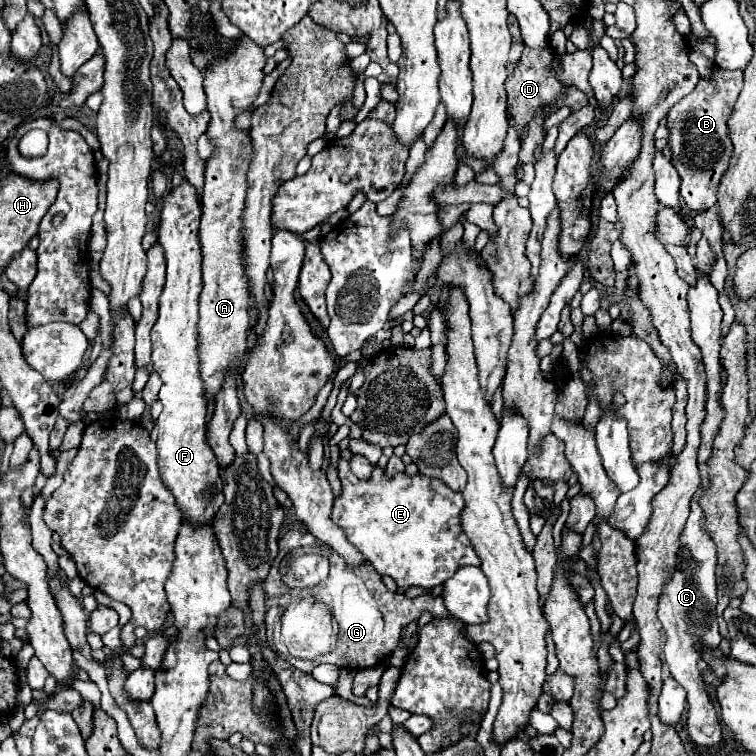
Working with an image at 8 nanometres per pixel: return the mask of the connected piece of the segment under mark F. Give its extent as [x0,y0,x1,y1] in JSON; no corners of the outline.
[151,182,221,524]

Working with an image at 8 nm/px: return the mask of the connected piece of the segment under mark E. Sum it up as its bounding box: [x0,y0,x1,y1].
[333,460,481,592]

